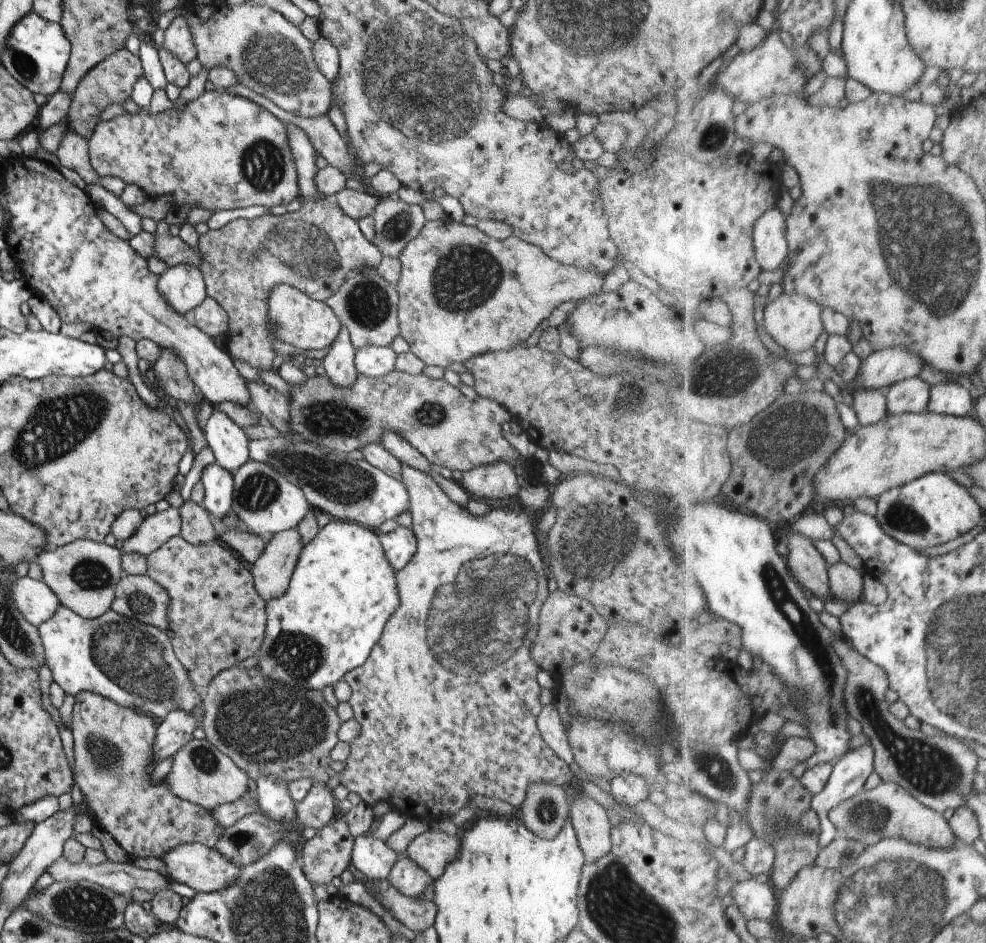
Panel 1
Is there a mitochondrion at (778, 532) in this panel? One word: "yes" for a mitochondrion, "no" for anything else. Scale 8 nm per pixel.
no

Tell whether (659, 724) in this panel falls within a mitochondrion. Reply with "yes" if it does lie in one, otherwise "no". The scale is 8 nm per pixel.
yes

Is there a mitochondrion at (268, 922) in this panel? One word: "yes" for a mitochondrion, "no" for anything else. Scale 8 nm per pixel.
yes

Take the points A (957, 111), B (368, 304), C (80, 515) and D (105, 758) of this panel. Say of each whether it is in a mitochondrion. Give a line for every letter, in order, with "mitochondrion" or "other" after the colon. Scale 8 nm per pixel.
A: other
B: mitochondrion
C: other
D: mitochondrion

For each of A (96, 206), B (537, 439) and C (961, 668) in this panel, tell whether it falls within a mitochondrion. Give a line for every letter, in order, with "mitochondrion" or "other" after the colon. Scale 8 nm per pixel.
A: other
B: other
C: mitochondrion

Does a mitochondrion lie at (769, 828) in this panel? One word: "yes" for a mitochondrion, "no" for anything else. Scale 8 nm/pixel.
yes

